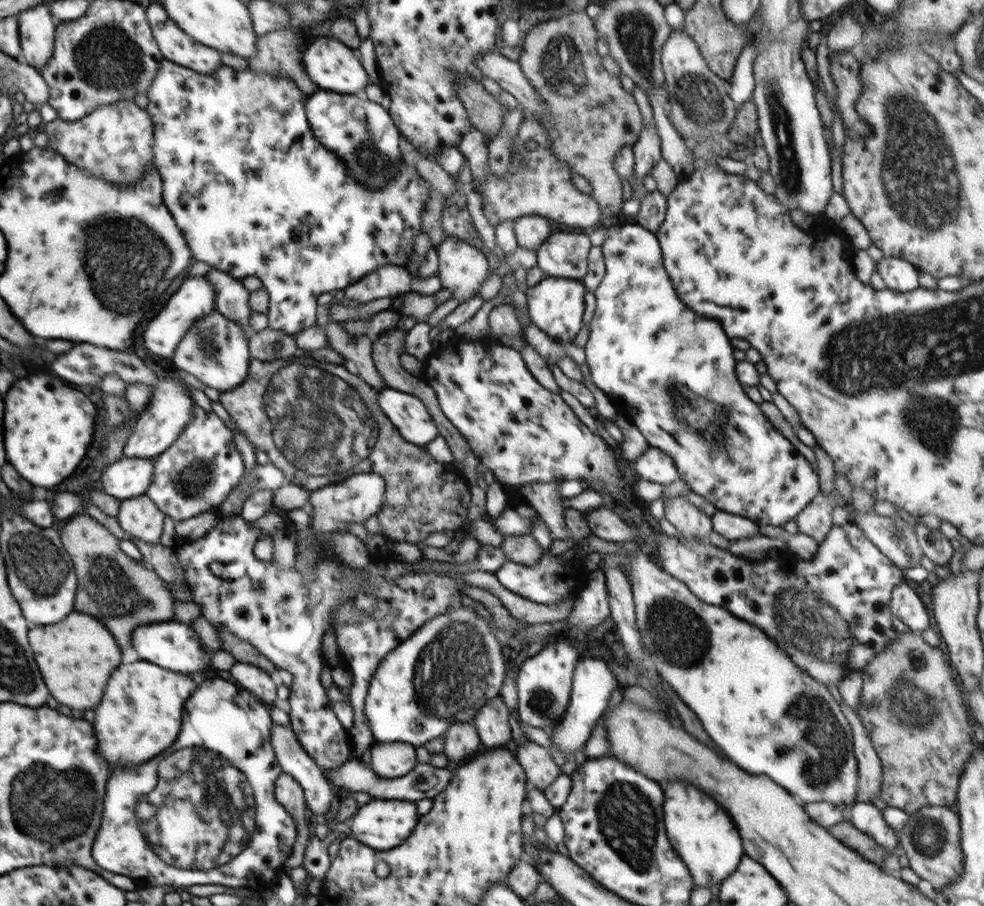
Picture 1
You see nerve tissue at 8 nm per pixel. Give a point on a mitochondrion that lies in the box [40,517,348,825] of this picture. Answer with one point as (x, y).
(113, 590)

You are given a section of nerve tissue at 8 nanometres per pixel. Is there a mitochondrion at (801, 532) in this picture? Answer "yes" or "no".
no

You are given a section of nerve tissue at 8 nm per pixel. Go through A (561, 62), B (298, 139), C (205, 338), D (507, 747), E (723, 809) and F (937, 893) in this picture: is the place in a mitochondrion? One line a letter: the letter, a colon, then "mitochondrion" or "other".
A: mitochondrion
B: other
C: mitochondrion
D: other
E: other
F: other

